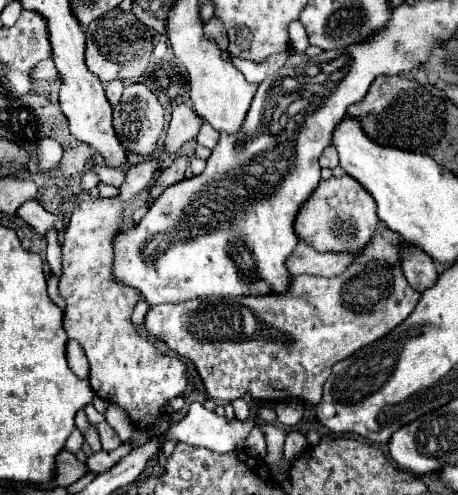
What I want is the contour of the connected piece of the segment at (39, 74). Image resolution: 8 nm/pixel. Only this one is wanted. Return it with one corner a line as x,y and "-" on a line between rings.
42,60
38,62
38,66
34,66
34,72
32,76
38,78
38,80
44,80
44,78
56,78
58,70
54,68
54,62
52,60

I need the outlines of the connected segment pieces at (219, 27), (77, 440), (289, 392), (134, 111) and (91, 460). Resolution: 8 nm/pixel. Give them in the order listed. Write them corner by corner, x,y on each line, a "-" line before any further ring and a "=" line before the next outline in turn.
214,16
214,18
210,18
210,22
206,24
206,32
208,34
212,34
214,38
216,38
216,42
218,42
218,46
222,46
224,50
228,50
228,38
226,38
226,28
224,28
224,24
=
74,428
72,434
68,436
68,440
66,440
66,448
68,448
70,452
74,452
74,454
78,454
78,452
82,450
82,432
80,432
78,428
=
378,226
362,254
334,278
298,276
290,280
284,294
194,298
178,304
156,304
146,312
144,326
150,336
164,342
172,352
192,360
206,392
214,400
232,402
250,394
252,400
270,400
276,404
288,400
318,404
332,366
352,356
362,346
386,336
402,324
418,304
420,292
410,288
400,266
402,250
402,236
386,226
=
128,84
122,92
120,102
114,106
114,132
126,150
126,154
154,154
164,130
164,108
156,94
144,84
=
124,442
118,450
112,450
112,452
104,452
104,450
94,452
94,454
90,454
90,456
86,458
86,468
88,468
90,472
96,472
96,474
106,472
106,470
110,470
122,456
126,456
130,450
132,450
130,444

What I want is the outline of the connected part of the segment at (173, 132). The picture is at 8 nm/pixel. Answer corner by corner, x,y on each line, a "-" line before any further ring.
180,104
172,112
172,120
166,130
166,140
162,146
164,154
160,154
160,160
164,160
166,154
174,154
184,142
196,138
200,126
202,126
202,118
188,104

